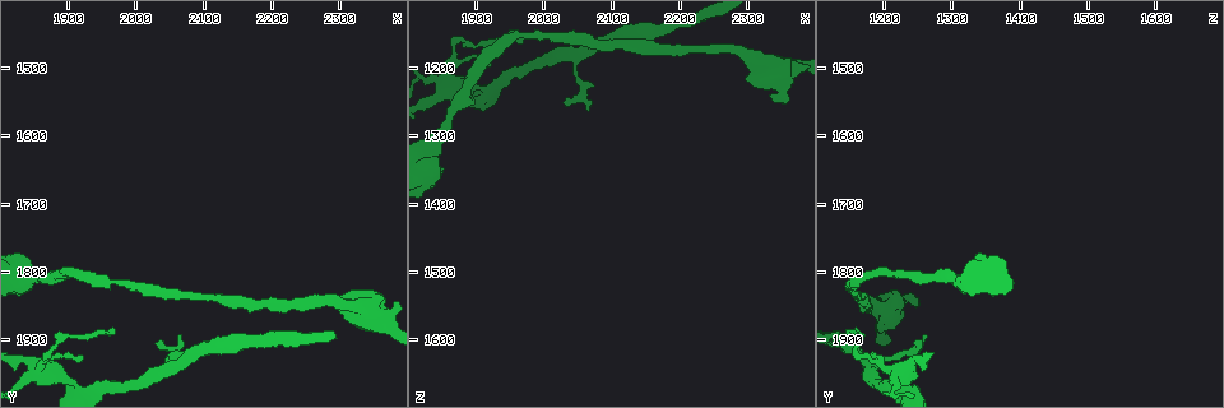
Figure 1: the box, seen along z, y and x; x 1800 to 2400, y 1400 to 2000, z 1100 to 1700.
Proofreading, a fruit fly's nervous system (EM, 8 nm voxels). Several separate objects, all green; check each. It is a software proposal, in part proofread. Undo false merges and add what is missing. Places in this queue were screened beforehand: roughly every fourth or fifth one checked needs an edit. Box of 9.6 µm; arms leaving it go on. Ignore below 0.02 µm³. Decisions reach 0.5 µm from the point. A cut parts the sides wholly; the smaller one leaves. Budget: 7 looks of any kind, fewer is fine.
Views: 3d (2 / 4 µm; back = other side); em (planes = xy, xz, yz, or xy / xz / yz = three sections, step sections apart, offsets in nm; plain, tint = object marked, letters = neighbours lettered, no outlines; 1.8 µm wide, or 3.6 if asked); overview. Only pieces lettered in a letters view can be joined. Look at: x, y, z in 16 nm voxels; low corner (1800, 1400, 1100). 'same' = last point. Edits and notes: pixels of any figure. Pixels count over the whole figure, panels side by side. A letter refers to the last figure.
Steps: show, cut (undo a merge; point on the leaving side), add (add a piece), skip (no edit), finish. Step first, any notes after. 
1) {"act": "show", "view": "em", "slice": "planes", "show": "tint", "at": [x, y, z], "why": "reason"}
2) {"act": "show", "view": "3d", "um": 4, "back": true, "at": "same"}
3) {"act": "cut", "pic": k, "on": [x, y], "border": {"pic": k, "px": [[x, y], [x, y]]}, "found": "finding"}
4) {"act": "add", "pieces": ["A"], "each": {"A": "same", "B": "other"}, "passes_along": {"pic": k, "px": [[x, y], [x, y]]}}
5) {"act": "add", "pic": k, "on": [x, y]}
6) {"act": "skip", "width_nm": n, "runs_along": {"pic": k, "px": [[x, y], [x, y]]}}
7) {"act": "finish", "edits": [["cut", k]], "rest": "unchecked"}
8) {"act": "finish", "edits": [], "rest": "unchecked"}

{"act": "show", "view": "3d", "um": 4, "at": [1965, 1885, 1160], "why": "branch stops here"}

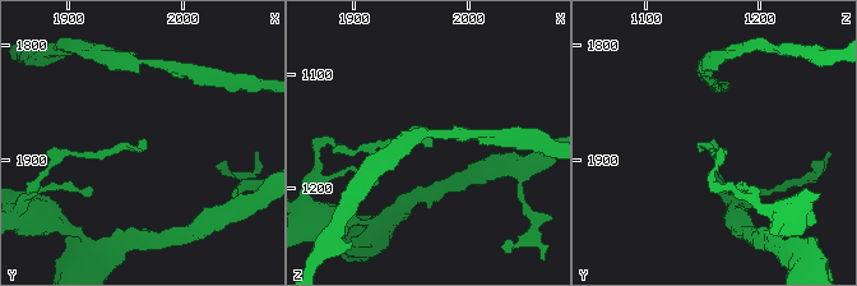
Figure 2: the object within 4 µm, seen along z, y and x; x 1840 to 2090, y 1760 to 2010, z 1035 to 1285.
{"act": "show", "view": "em", "um": 3.6, "slice": "planes", "show": "tint", "at": [1966, 1880, 1160], "why": "now the EM"}

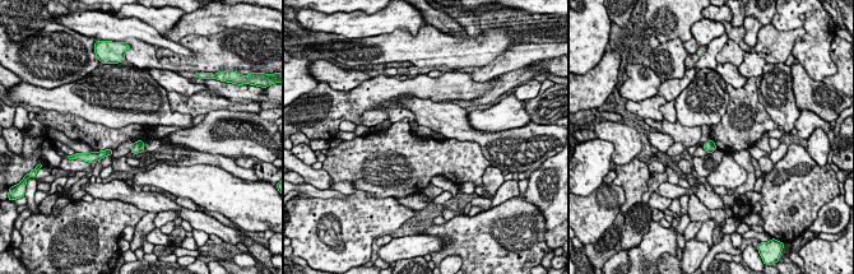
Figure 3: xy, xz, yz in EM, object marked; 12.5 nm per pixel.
{"act": "show", "view": "em", "um": 3.6, "slice": "planes", "show": "letters", "at": "same", "why": "what lies round it"}

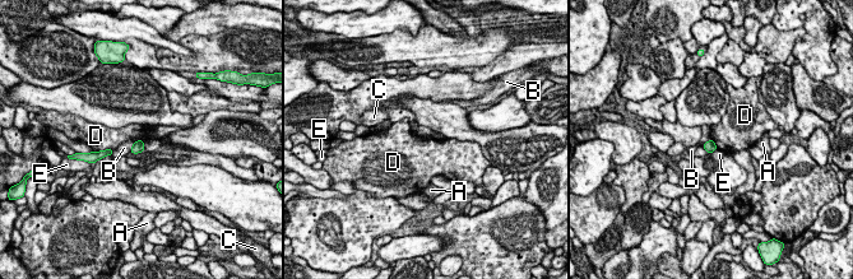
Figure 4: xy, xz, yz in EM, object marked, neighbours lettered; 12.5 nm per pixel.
{"act": "skip", "width_nm": 140, "each": {"A": "other", "B": "other", "C": "other", "D": "other", "E": "other"}, "border": {"pic": 4, "px": [[112, 149], [101, 149], [98, 152]]}, "found": "no lettered piece goes on from it"}

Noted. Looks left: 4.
{"act": "show", "view": "3d", "um": 4, "at": [1850, 1945, 1215], "why": "four or more arms meet"}

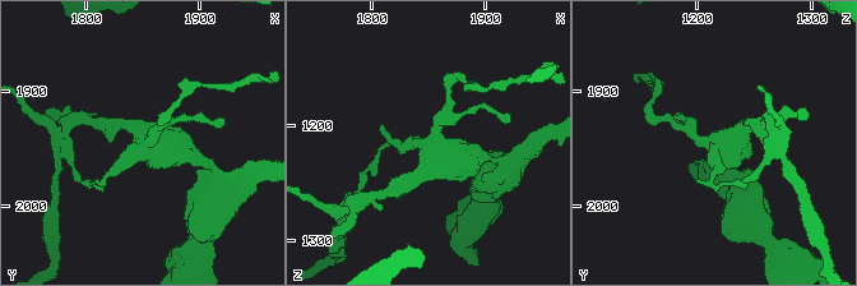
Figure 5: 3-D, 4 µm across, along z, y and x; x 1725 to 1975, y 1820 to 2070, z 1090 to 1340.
{"act": "show", "view": "em", "slice": "planes", "show": "plain", "at": [1854, 1950, 1218]}

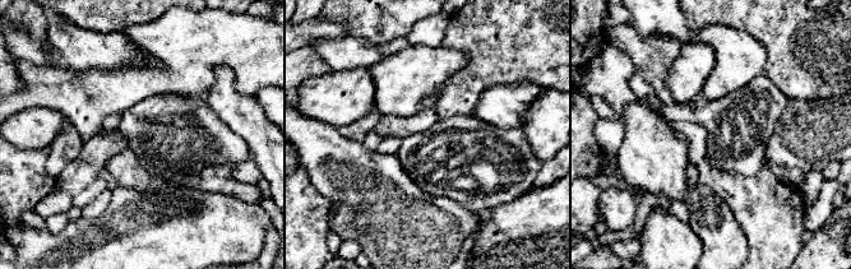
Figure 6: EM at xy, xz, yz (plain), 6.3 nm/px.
{"act": "show", "view": "em", "slice": "planes", "show": "letters", "at": "same"}

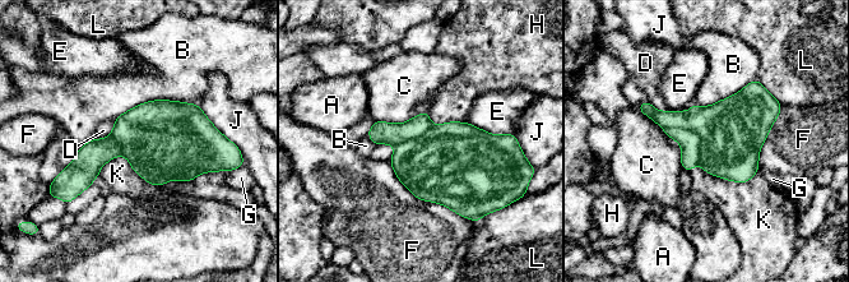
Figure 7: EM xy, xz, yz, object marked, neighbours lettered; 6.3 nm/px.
{"act": "cut", "pic": 7, "on": [690, 143], "width_nm": 460, "each": {"A": "other", "B": "other", "C": "other", "D": "other", "E": "other", "F": "other", "G": "other", "H": "other", "J": "other", "K": "other", "L": "other"}, "found": "a second neuron is stuck on"}

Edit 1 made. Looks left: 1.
{"act": "finish", "edits": [["cut", 7]], "rest": "unchecked"}

